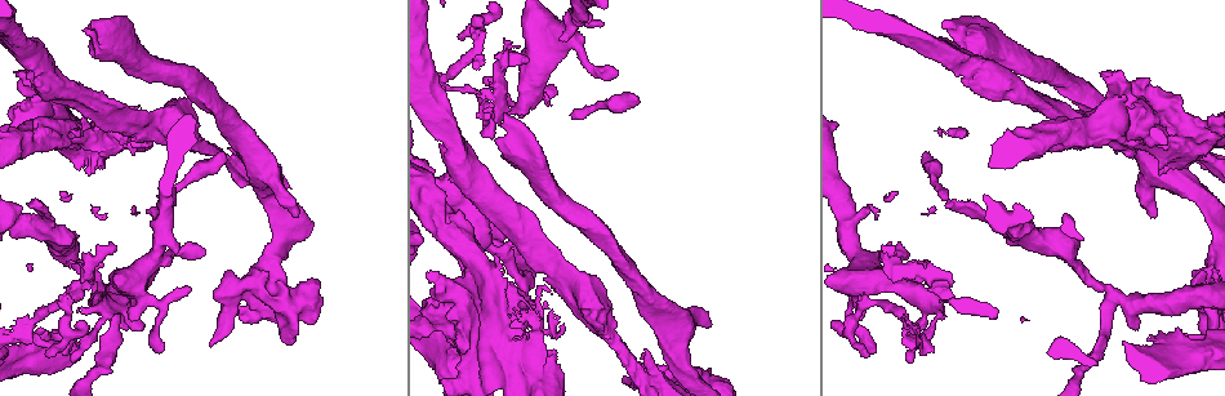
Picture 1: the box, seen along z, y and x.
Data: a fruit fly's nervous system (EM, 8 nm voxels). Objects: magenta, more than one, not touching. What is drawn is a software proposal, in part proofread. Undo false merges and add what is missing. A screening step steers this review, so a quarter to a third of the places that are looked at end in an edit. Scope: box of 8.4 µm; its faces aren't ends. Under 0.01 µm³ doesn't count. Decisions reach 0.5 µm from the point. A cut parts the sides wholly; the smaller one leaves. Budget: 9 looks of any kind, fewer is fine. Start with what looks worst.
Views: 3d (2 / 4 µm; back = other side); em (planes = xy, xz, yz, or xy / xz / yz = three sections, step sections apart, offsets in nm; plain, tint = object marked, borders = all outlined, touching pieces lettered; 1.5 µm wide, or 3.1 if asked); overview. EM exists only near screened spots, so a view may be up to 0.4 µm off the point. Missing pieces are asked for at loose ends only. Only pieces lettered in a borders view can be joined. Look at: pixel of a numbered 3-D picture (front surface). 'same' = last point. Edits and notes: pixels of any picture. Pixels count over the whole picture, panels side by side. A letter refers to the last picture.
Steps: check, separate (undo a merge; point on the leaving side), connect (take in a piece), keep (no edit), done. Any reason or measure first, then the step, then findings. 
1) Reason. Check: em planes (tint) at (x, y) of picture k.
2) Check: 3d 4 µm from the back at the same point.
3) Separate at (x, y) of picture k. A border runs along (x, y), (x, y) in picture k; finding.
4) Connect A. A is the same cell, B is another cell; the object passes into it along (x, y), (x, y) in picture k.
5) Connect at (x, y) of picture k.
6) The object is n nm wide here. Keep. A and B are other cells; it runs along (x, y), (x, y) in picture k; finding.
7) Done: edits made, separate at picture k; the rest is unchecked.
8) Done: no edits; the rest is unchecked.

An open end. Check: 3d 2 µm at (48, 355) of picture 1.

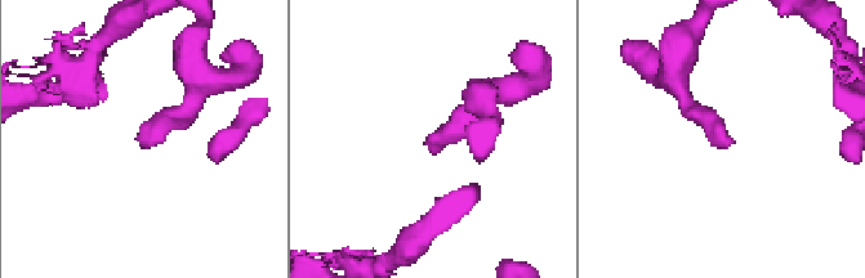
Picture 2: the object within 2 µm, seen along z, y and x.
Now the EM. Check: em xy step 8 (tint) at (726, 145) of picture 2.

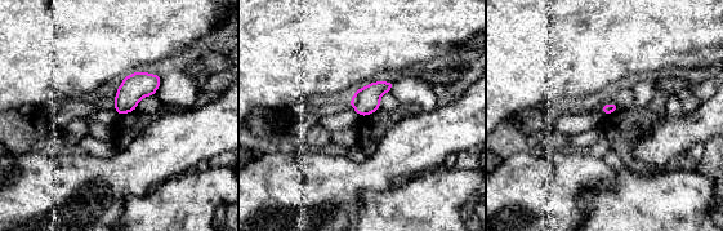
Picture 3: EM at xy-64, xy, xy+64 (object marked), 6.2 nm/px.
Cut it another way. Check: em planes (borders) at the same point.

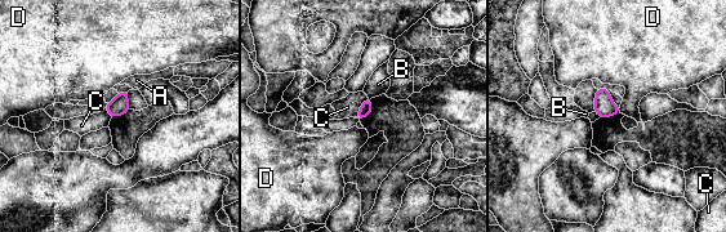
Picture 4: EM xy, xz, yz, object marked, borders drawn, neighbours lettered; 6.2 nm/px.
The longest contact is with C, 140 nm. Keep. A, B, C and D are other cells; a border runs along (368, 98), (360, 106), (356, 116) in picture 4; no lettered piece goes on from it.

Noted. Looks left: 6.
Branch stops here. Check: 3d 2 µm at (1137, 329) of picture 1.

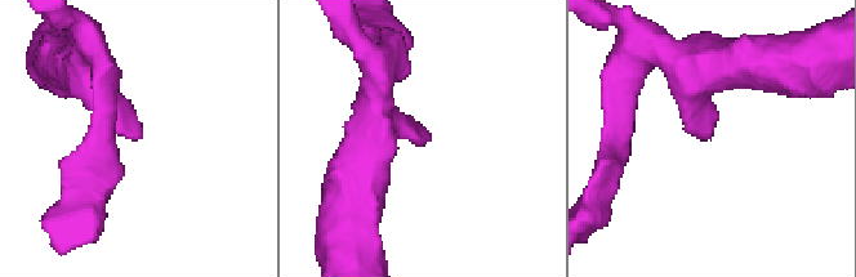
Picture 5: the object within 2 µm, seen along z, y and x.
Check: em yz step 8 (borders) at (427, 139) of picture 5.

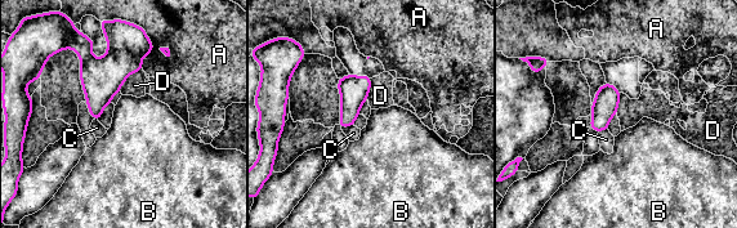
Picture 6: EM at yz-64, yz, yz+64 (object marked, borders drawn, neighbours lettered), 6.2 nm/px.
Another direction. Check: em planes (borders) at the same point.

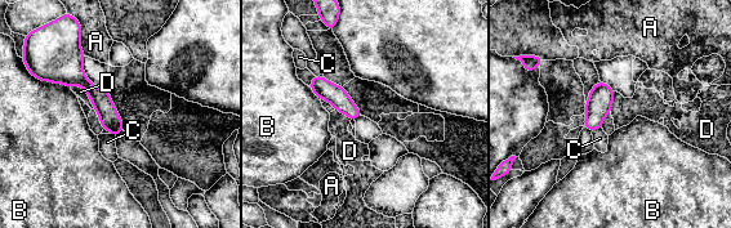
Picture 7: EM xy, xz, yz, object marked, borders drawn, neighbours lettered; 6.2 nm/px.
The longest contact is with B, 240 nm. Keep. A, B, C and D are other cells; none of them fits.

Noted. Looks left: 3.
An open end. Check: 3d 2 µm at (862, 318) of picture 1.

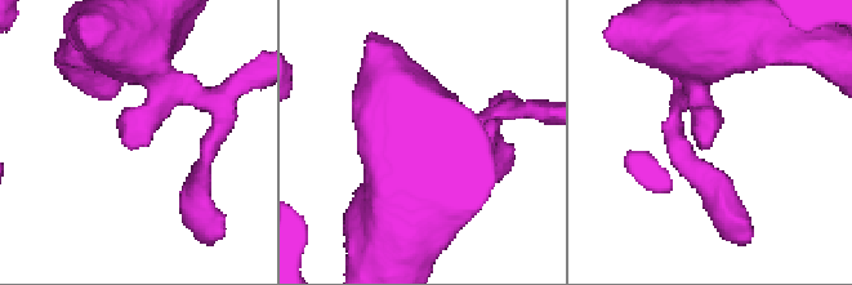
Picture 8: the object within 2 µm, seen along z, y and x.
Check: em xz step 4 (borders) at (705, 147) of picture 8.

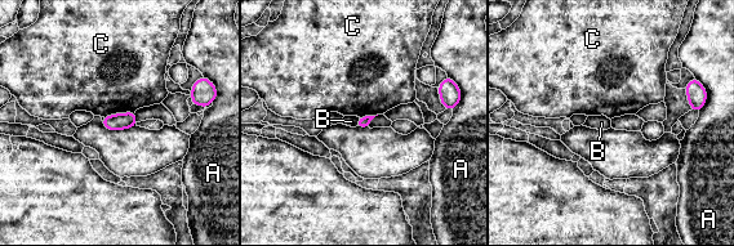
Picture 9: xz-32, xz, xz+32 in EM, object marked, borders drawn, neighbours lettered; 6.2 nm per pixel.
Keep. A, B and C are other cells; none of them fits.

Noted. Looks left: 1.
Done: no edits; the rest is unchecked.

